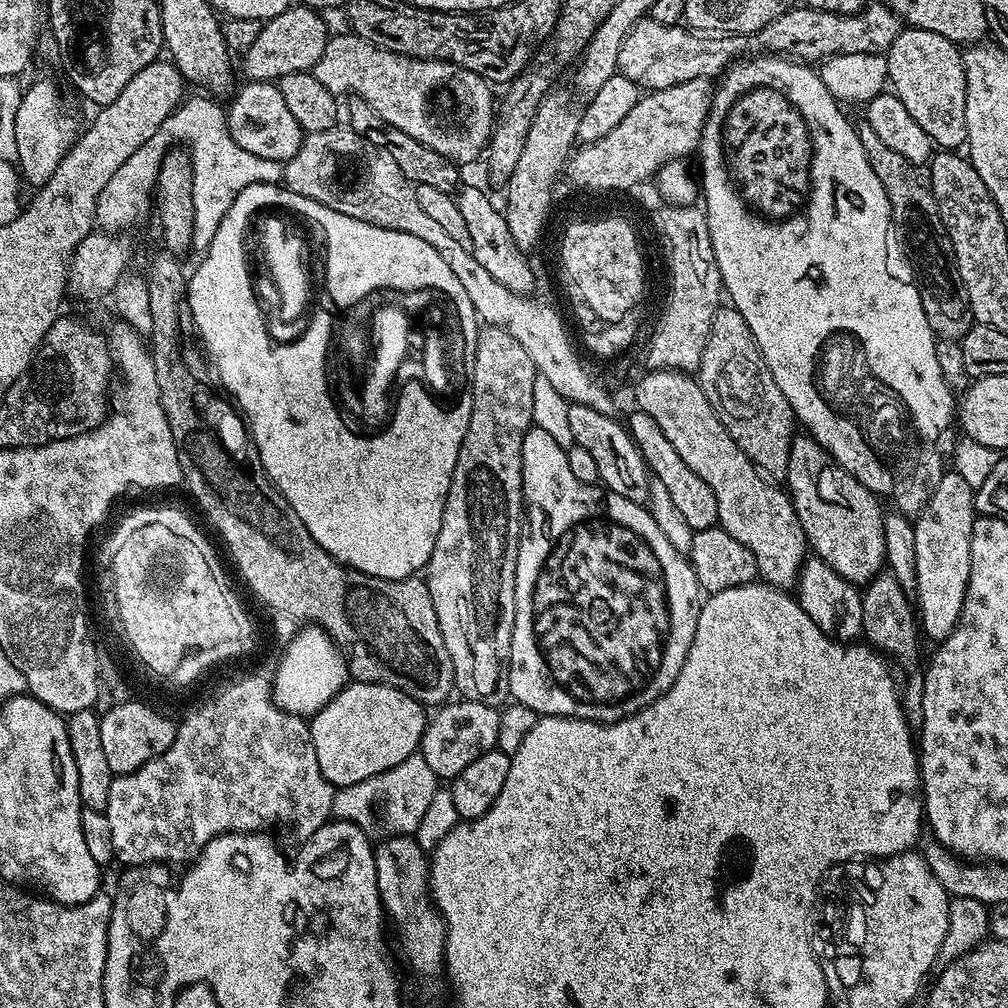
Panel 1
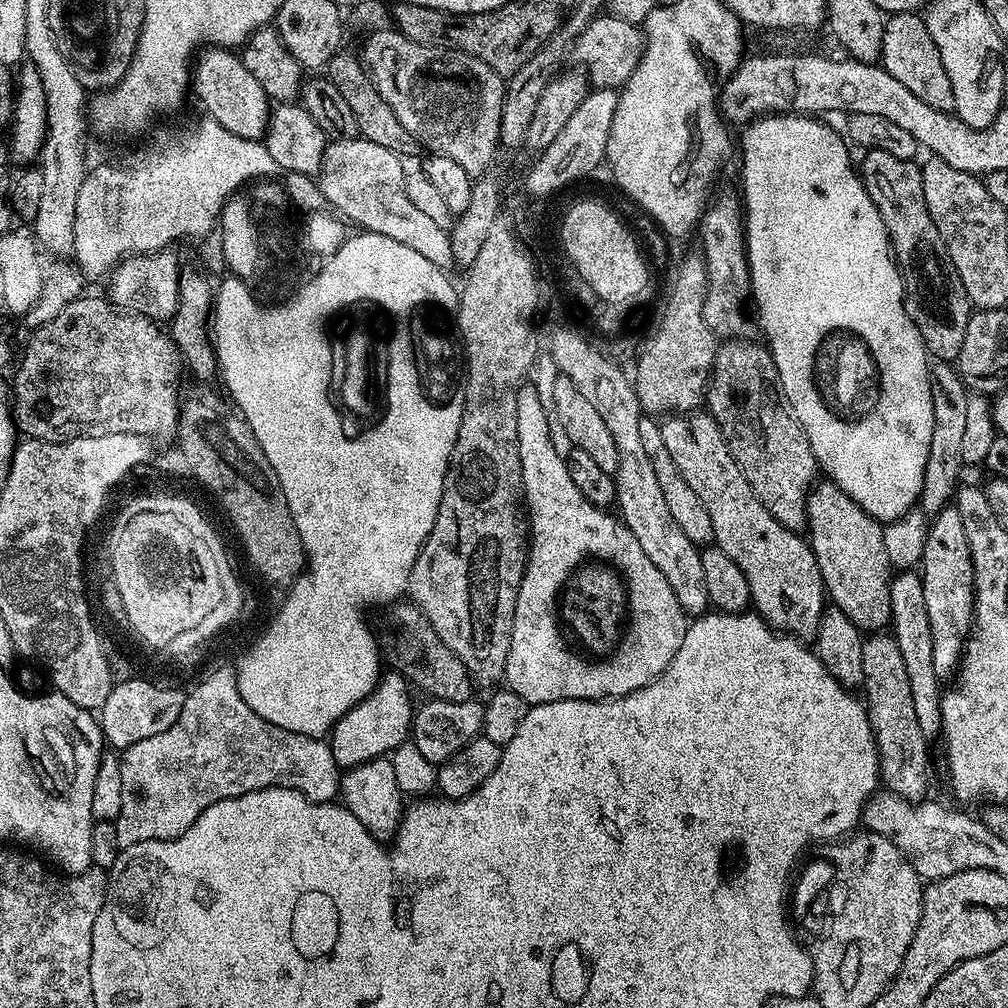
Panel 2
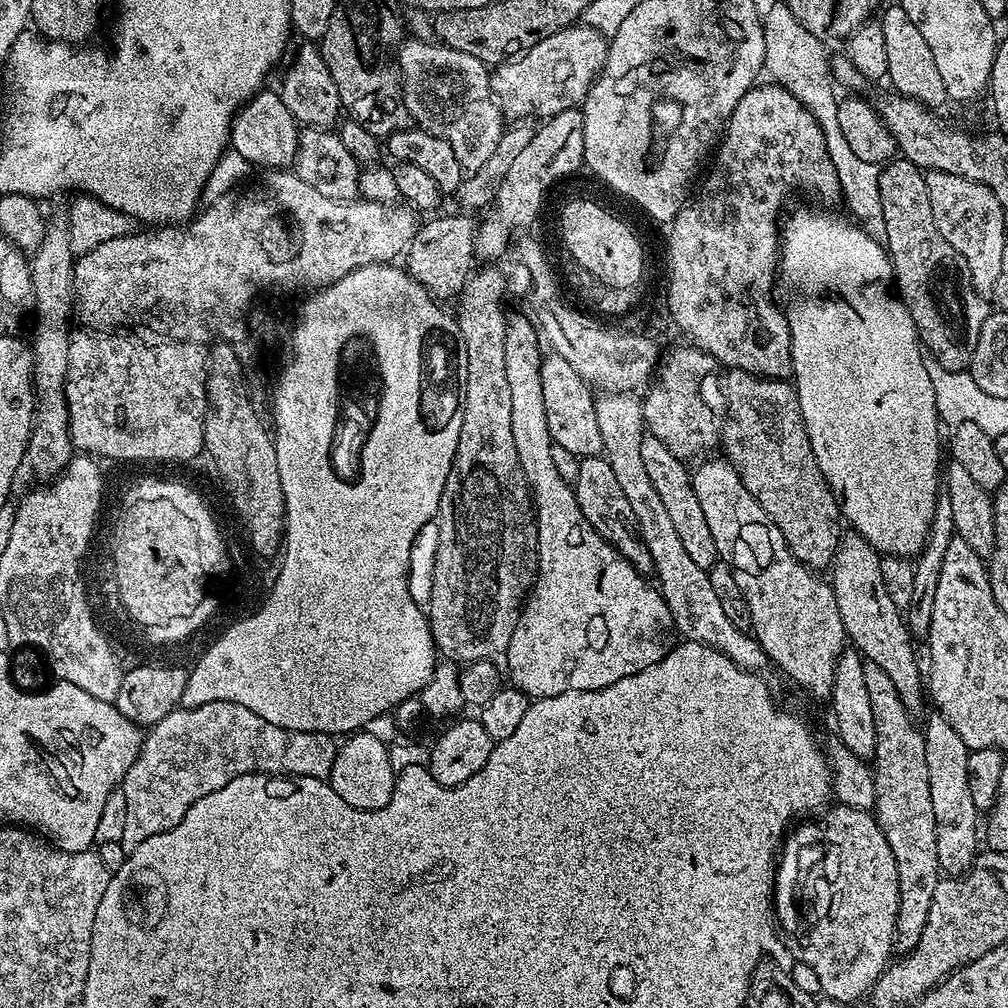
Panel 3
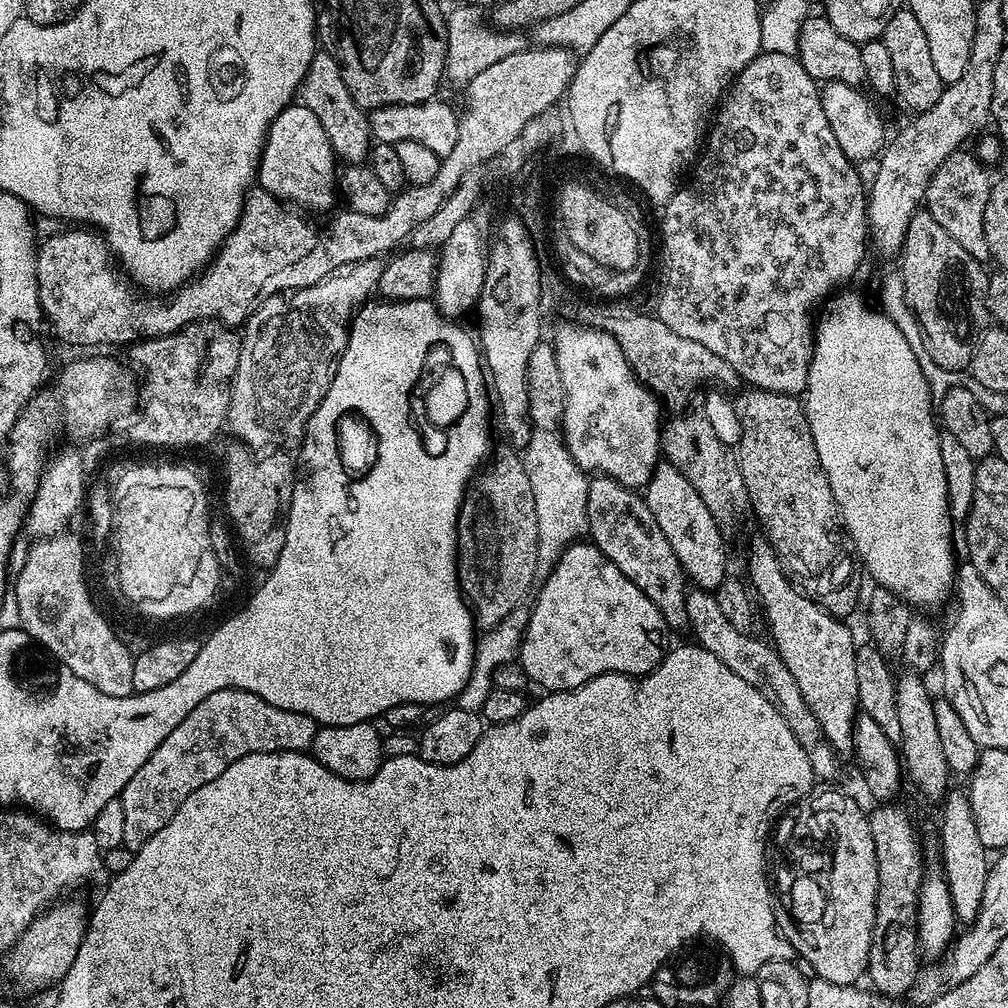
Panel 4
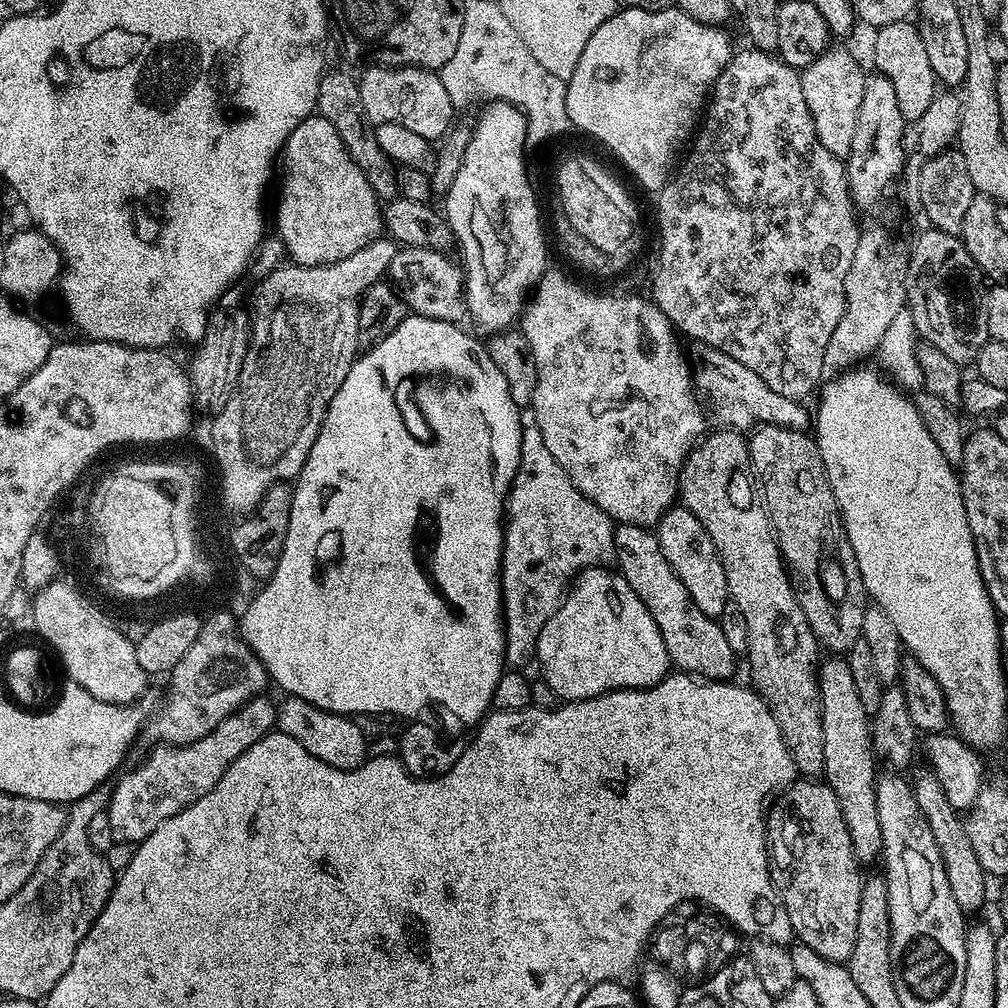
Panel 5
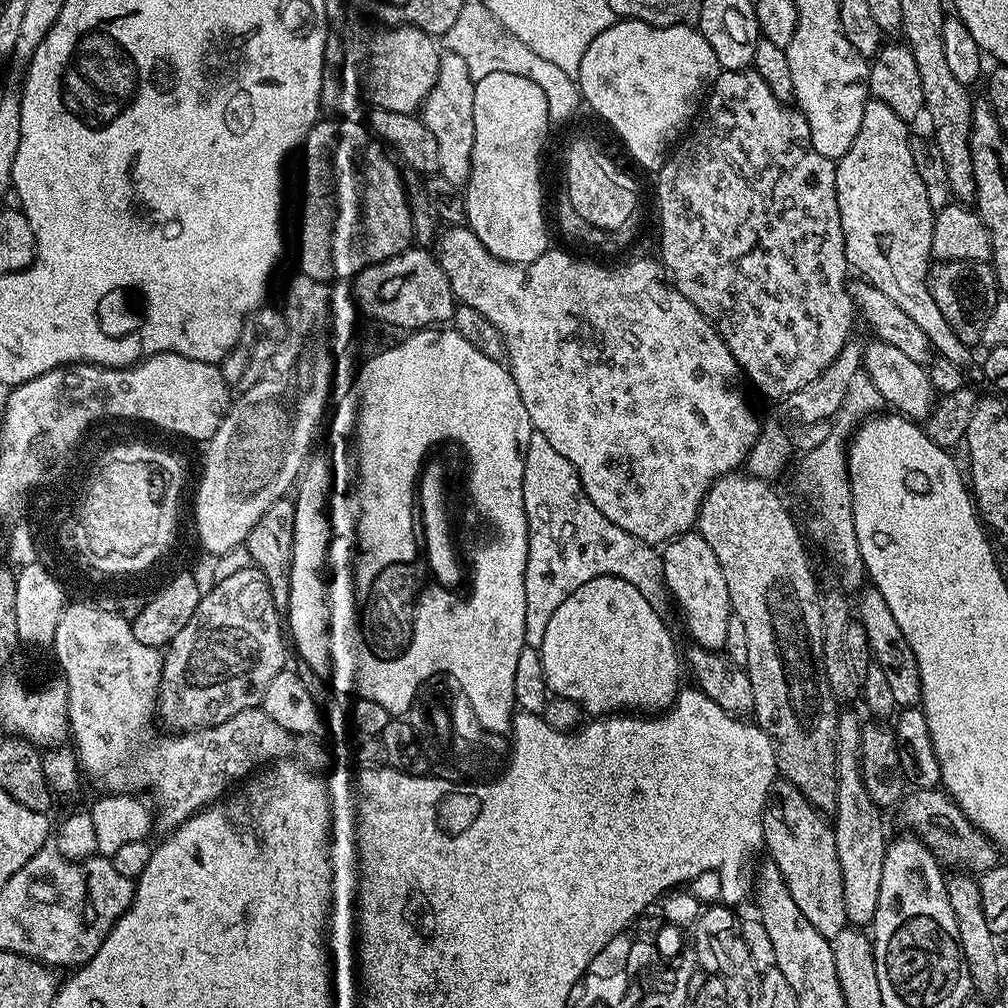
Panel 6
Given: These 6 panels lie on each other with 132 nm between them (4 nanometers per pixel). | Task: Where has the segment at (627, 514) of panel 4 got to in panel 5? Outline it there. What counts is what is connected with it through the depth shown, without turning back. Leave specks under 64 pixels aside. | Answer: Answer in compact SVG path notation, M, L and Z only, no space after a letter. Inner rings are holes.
M616 524L614 534L614 546L616 547L615 567L620 575L630 582L630 590L642 598L642 606L650 610L650 618L654 618L654 626L658 626L658 634L662 634L662 642L666 642L666 654L669 661L679 671L687 672L690 676L695 676L701 680L722 680L731 681L736 672L736 660L738 653L730 650L730 642L722 634L722 626L719 619L702 614L698 606L694 603L694 598L690 598L686 586L682 586L682 578L674 574L670 562L666 562L666 554L662 554L660 543L652 528L643 528L637 524Z

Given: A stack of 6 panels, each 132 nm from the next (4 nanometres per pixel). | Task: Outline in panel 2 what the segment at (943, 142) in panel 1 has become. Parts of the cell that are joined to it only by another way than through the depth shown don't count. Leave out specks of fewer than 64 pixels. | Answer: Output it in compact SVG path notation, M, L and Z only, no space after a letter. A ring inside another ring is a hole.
M894 12L884 21L882 34L882 50L880 51L882 66L902 86L906 86L926 106L934 106L934 110L952 112L954 109L954 89L950 86L950 77L946 74L946 66L942 66L942 58L938 54L938 46L934 46L934 38L930 38L930 30L926 30L923 15L914 12Z

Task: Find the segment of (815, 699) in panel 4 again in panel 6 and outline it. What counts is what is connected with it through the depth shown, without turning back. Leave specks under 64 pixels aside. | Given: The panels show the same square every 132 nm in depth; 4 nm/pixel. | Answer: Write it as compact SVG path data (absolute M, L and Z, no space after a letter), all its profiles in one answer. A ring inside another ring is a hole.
M841 711L836 722L836 811L834 813L834 842L838 846L838 866L842 866L842 894L846 898L849 925L871 925L878 910L878 890L882 890L882 866L890 836L884 833L882 809L870 798L860 772L861 718Z

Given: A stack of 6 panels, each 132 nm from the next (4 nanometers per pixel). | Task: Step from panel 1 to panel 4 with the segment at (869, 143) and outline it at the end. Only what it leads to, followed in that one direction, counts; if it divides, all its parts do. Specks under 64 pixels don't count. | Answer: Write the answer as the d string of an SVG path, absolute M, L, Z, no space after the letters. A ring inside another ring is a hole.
M926 210L918 211L914 218L910 218L910 226L904 235L904 247L899 253L898 273L905 283L906 302L910 310L916 315L920 323L921 332L924 335L926 350L930 352L930 358L942 366L947 372L963 373L972 363L972 355L976 349L976 343L985 328L989 327L990 317L988 314L988 277L989 273L984 272L985 265L975 260Z

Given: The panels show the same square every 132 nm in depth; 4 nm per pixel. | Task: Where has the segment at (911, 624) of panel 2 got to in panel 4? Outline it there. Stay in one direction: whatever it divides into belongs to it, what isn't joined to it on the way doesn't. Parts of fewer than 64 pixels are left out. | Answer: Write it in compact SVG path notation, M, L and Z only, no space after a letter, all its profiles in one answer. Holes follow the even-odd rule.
M949 791L939 808L940 861L938 864L944 873L944 881L948 883L957 921L961 925L970 926L974 918L978 918L978 910L982 906L982 893L986 891L990 856L982 846L982 841L978 839L978 826L974 826L967 791Z

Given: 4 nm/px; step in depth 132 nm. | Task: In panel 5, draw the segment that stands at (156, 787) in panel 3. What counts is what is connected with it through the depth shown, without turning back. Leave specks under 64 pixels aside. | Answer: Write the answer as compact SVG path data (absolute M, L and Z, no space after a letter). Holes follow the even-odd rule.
M261 694L248 700L234 714L218 722L218 726L213 732L206 734L206 738L198 738L192 744L161 744L153 747L153 752L133 772L125 771L115 781L116 789L111 789L106 809L114 840L135 846L151 832L158 830L158 826L162 826L166 818L178 814L183 808L214 790L214 786L238 758L238 754L250 750L254 742L277 727L277 705L272 705L266 697L267 695Z

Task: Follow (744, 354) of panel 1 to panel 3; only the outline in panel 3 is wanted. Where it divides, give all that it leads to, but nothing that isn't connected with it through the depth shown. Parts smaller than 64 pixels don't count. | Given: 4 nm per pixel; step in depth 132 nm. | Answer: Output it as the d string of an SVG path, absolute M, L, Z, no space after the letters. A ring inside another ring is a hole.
M729 368L724 376L724 408L728 411L728 421L723 421L720 429L720 444L726 459L732 463L738 478L750 490L750 494L766 510L766 514L782 530L788 548L798 558L798 562L813 570L827 569L840 547L842 517L840 506L814 458L808 431L800 413L800 403L795 387L787 379L770 380L766 376L755 376L737 368Z

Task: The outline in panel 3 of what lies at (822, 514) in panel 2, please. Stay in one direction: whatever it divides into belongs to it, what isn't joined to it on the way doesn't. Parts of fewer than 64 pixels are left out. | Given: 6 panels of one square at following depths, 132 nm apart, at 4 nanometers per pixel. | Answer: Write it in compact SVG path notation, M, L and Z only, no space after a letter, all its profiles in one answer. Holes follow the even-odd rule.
M848 534L840 541L836 556L830 565L830 583L834 590L834 598L838 602L838 614L842 614L842 626L845 637L850 641L865 660L874 662L894 682L894 690L898 690L898 698L913 718L926 704L926 680L922 675L922 664L916 661L916 648L912 645L914 636L910 633L902 610L886 594L886 586L882 582L882 556L876 549L855 534Z

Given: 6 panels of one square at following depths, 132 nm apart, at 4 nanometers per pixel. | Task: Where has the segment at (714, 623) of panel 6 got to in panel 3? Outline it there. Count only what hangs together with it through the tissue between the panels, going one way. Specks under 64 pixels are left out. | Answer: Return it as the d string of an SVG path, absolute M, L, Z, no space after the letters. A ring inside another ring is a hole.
M646 434L642 438L642 462L646 466L650 482L654 482L654 490L658 490L658 498L662 498L669 517L674 522L674 531L678 533L686 554L690 554L691 560L697 566L702 566L706 570L714 567L718 562L714 534L710 534L710 526L702 514L698 494L694 494L692 477L685 461L674 458L674 454L670 454L670 450L666 450L666 446L658 442L658 438Z

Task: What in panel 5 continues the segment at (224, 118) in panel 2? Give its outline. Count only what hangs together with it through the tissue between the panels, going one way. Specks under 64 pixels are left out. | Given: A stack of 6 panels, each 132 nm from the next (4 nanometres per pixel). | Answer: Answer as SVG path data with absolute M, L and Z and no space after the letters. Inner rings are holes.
M319 114L306 117L290 134L284 144L282 164L284 160L284 181L280 184L280 201L276 204L275 235L284 244L285 253L295 263L309 268L319 264L333 264L342 258L350 258L362 246L370 246L370 242L382 236L382 204L374 194L370 182L366 182L366 174L358 168L358 162L350 158L342 138L338 138L338 130L326 122Z

